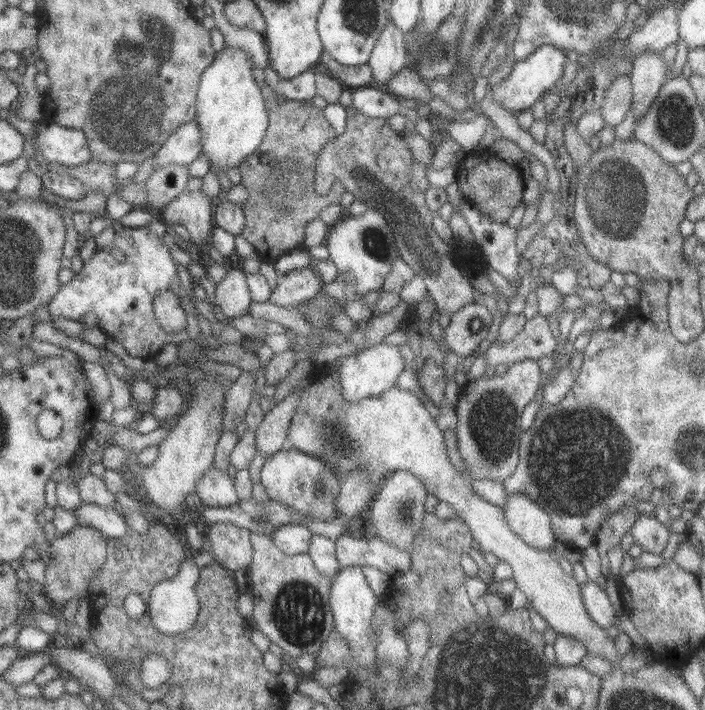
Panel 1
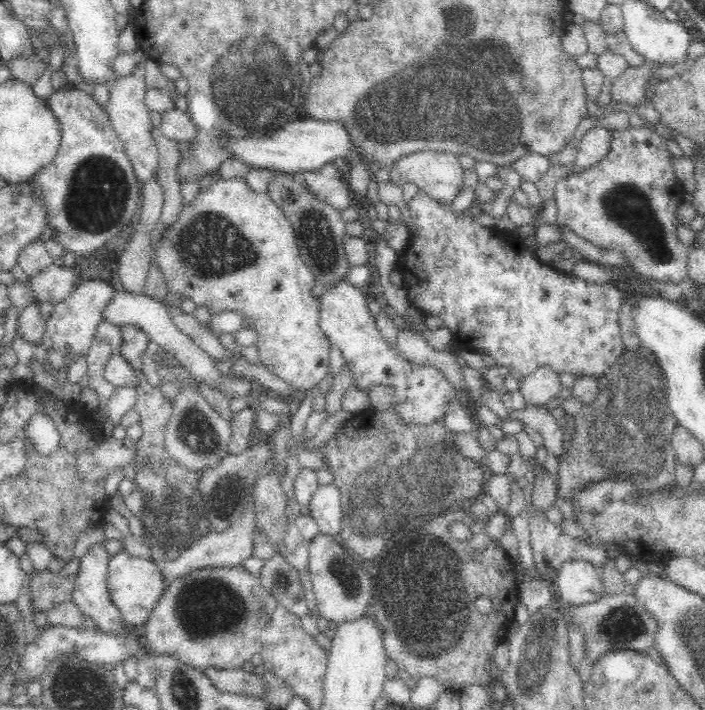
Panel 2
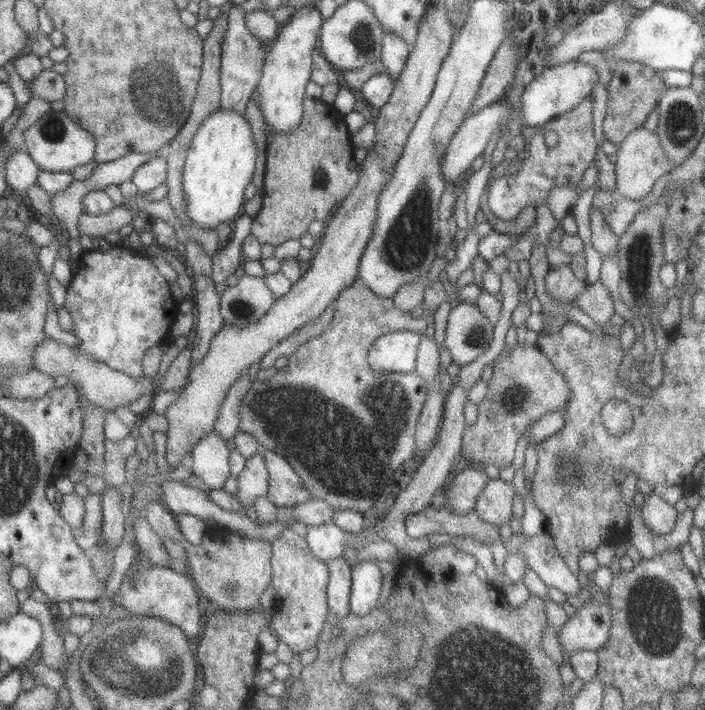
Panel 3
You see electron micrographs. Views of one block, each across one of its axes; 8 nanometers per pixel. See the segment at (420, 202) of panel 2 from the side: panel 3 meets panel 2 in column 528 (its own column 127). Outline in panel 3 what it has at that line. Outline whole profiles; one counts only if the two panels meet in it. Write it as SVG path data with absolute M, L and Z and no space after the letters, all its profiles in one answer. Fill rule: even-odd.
M127 244L122 247L111 246L109 251L99 252L92 250L85 252L80 261L80 269L75 273L72 286L68 290L65 308L73 317L73 330L79 339L80 353L86 354L90 359L104 362L112 369L128 373L130 378L142 378L144 376L144 356L152 346L163 346L170 339L173 326L177 318L182 314L179 308L180 301L172 294L170 282L164 274L156 268L156 264L150 260L147 254L136 253ZM82 304L96 305L98 315L82 317Z

